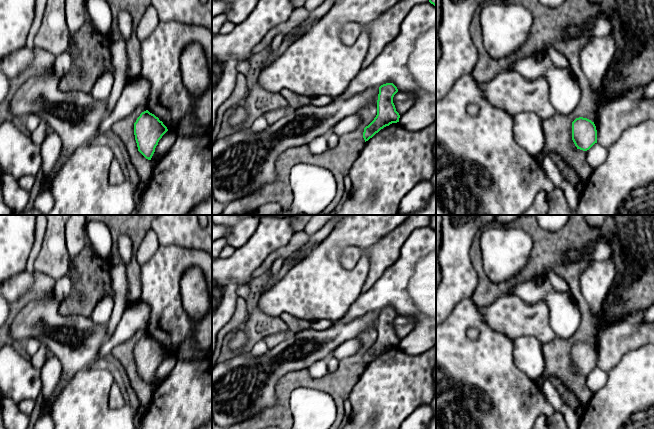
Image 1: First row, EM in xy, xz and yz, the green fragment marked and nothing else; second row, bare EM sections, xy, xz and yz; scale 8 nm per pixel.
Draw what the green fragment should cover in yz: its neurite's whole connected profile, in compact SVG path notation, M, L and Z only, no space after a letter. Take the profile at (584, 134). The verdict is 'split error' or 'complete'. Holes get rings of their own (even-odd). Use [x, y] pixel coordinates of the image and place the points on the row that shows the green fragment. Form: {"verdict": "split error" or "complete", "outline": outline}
{"verdict": "complete", "outline": "M579 117L572 122L572 140L577 149L587 151L597 143L597 130L594 122Z"}

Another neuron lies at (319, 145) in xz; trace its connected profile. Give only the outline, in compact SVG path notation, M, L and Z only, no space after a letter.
M326 135L316 137L307 145L309 147L310 152L314 155L319 155L329 150Z

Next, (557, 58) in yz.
M548 44L545 48L545 52L556 66L570 70L571 66L568 59L553 46Z

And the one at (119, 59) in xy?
M123 40L116 41L110 46L111 64L114 68L113 87L107 99L107 110L110 114L115 107L122 91L128 83L128 55L126 43Z

